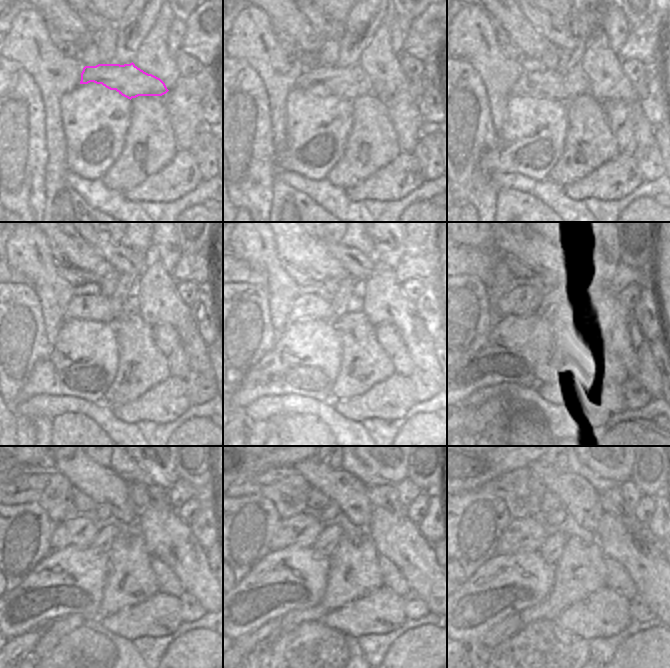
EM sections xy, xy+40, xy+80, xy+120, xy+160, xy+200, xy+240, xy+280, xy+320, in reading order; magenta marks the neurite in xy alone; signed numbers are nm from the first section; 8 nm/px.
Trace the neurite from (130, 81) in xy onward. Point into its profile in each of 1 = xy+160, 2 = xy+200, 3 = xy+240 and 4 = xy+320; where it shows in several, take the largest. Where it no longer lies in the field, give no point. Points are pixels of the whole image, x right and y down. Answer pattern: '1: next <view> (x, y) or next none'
1: next xy+160 (307, 307)
2: next xy+200 (523, 302)
3: next xy+240 (78, 531)
4: next xy+320 (523, 535)

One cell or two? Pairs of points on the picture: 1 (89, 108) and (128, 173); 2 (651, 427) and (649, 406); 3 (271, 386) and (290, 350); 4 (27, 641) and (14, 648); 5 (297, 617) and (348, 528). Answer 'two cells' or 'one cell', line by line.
1: two cells
2: two cells
3: one cell
4: one cell
5: two cells

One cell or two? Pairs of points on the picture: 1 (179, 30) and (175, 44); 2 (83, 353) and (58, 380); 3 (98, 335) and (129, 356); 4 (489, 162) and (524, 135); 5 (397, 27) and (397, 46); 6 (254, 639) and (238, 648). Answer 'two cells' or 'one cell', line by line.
1: one cell
2: one cell
3: two cells
4: one cell
5: one cell
6: one cell

